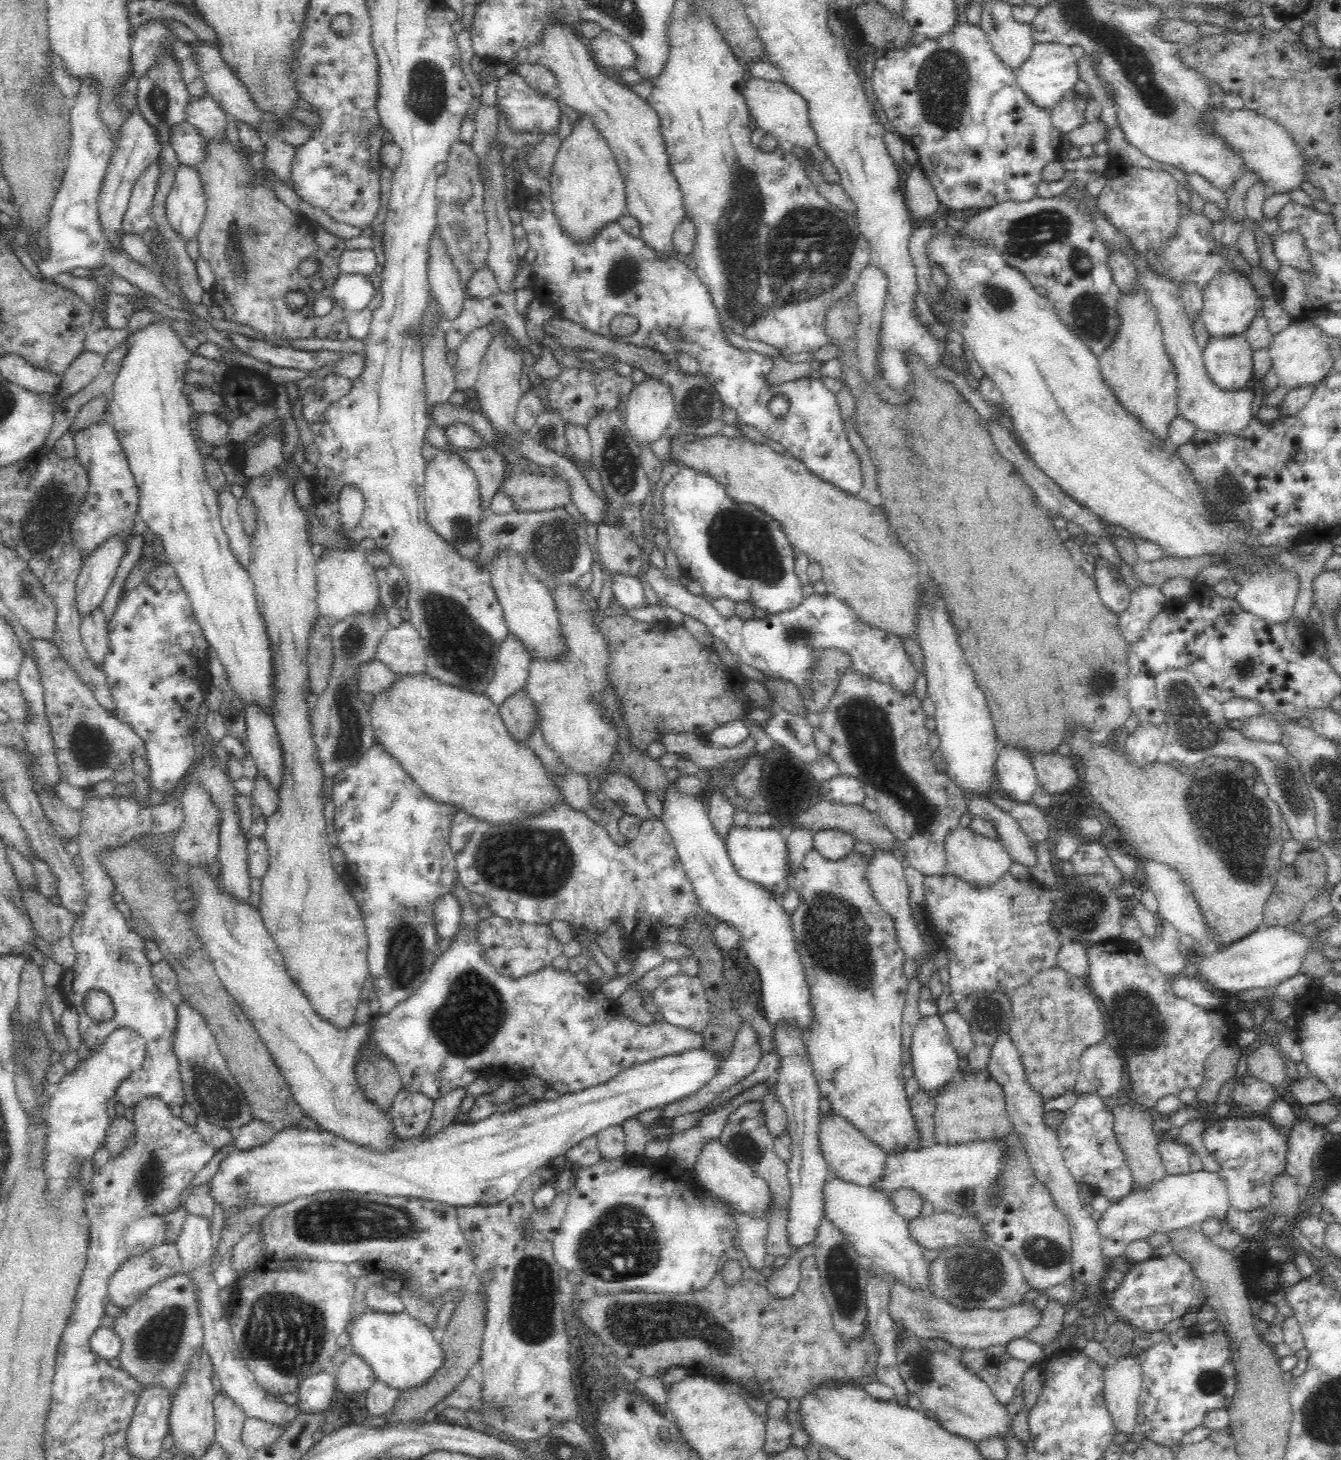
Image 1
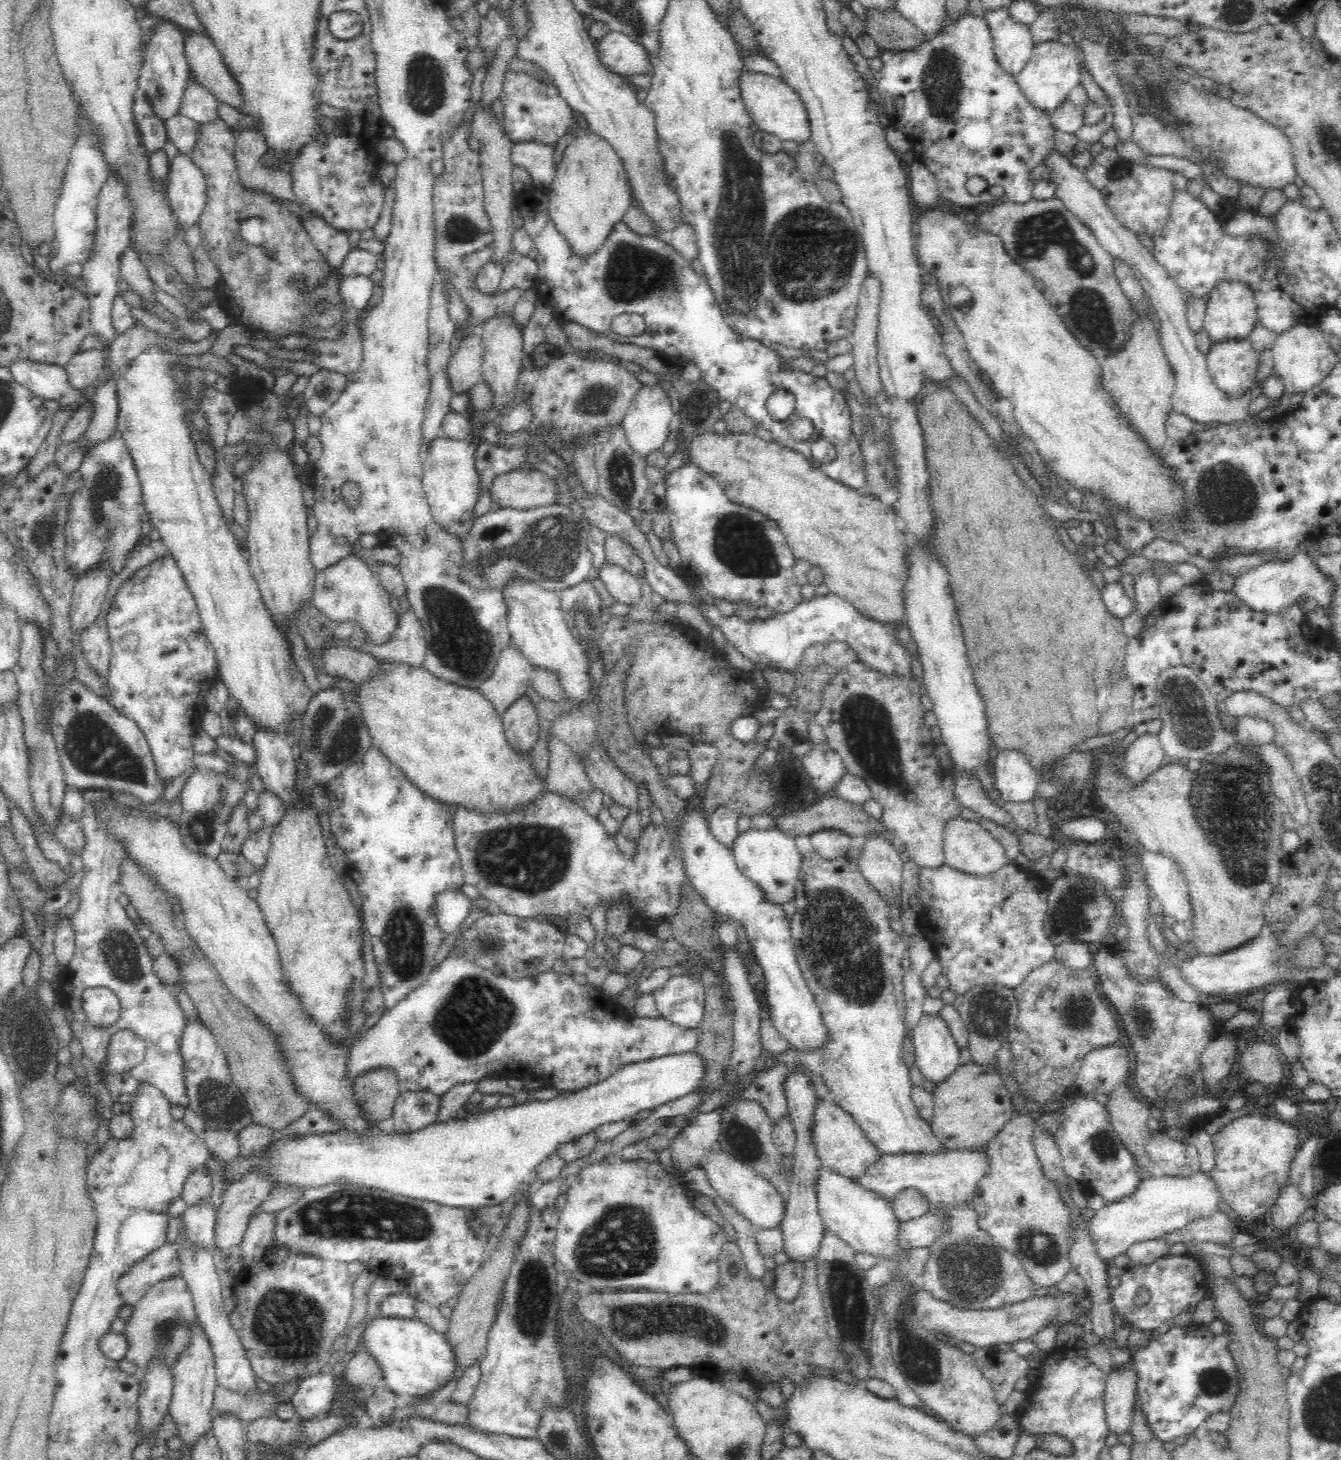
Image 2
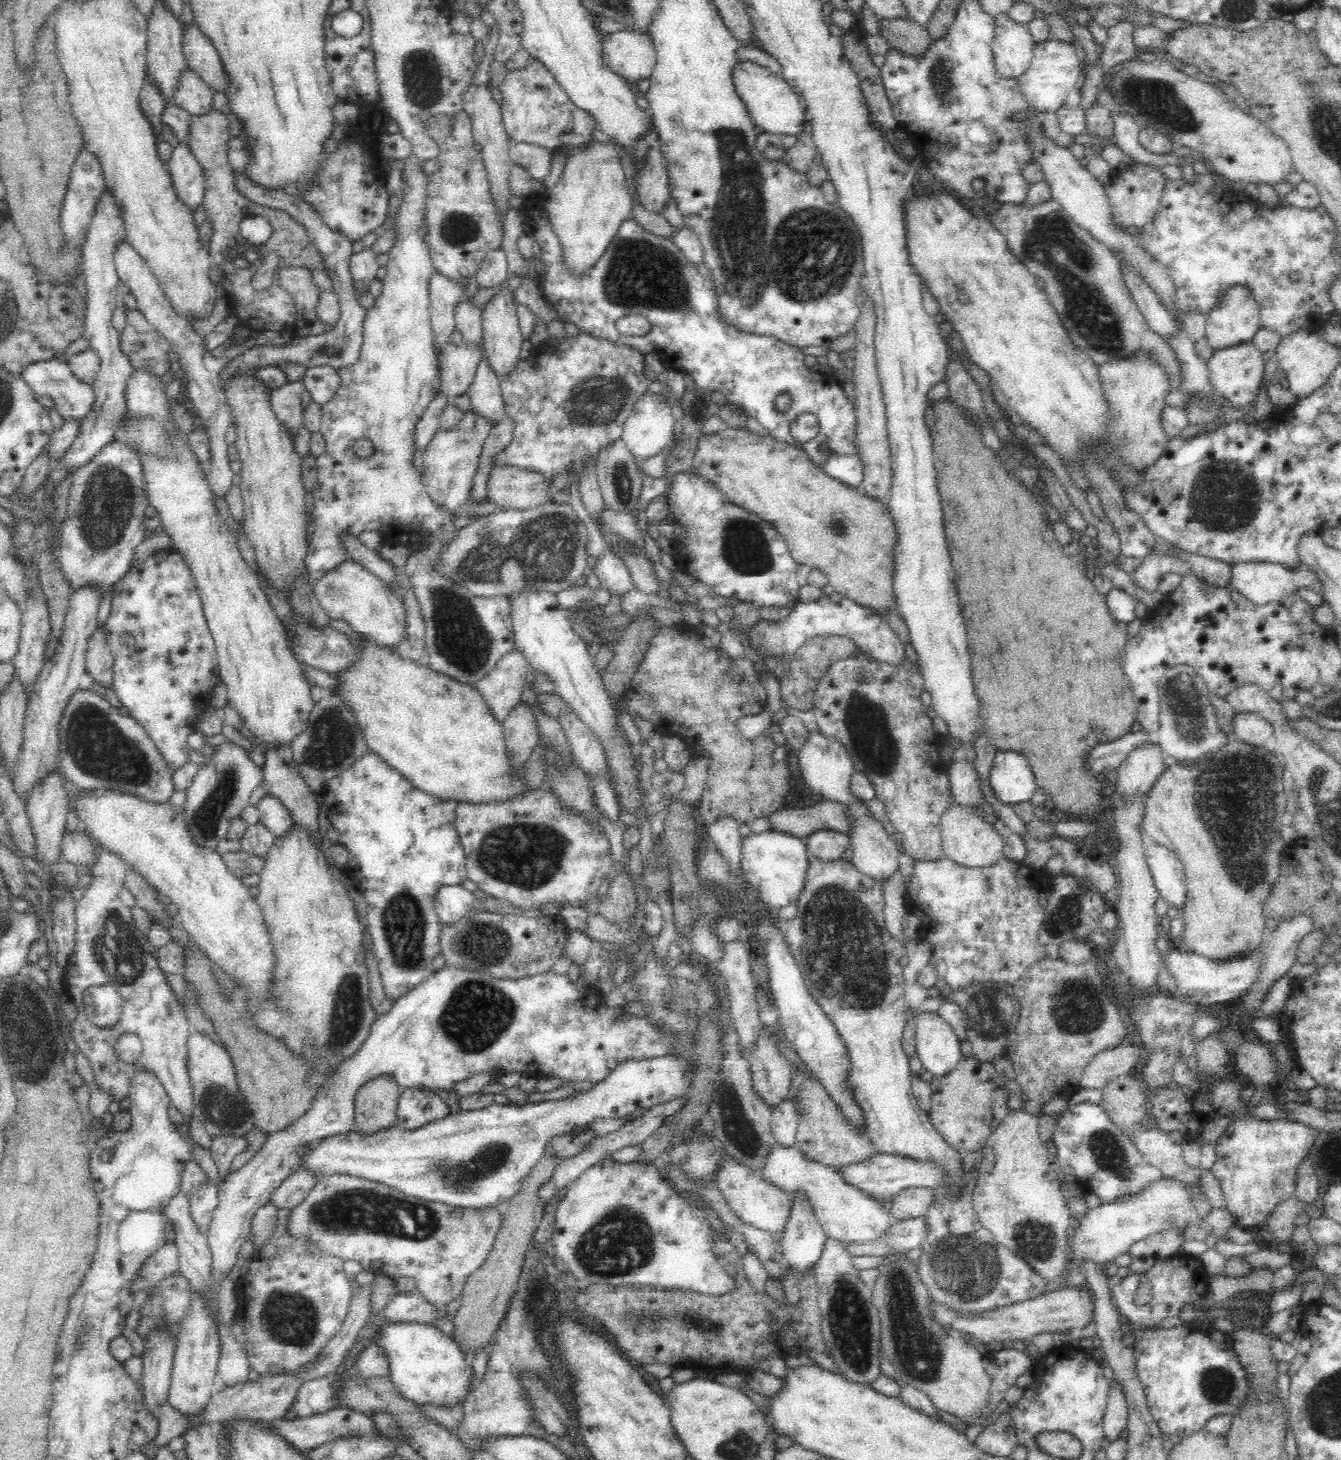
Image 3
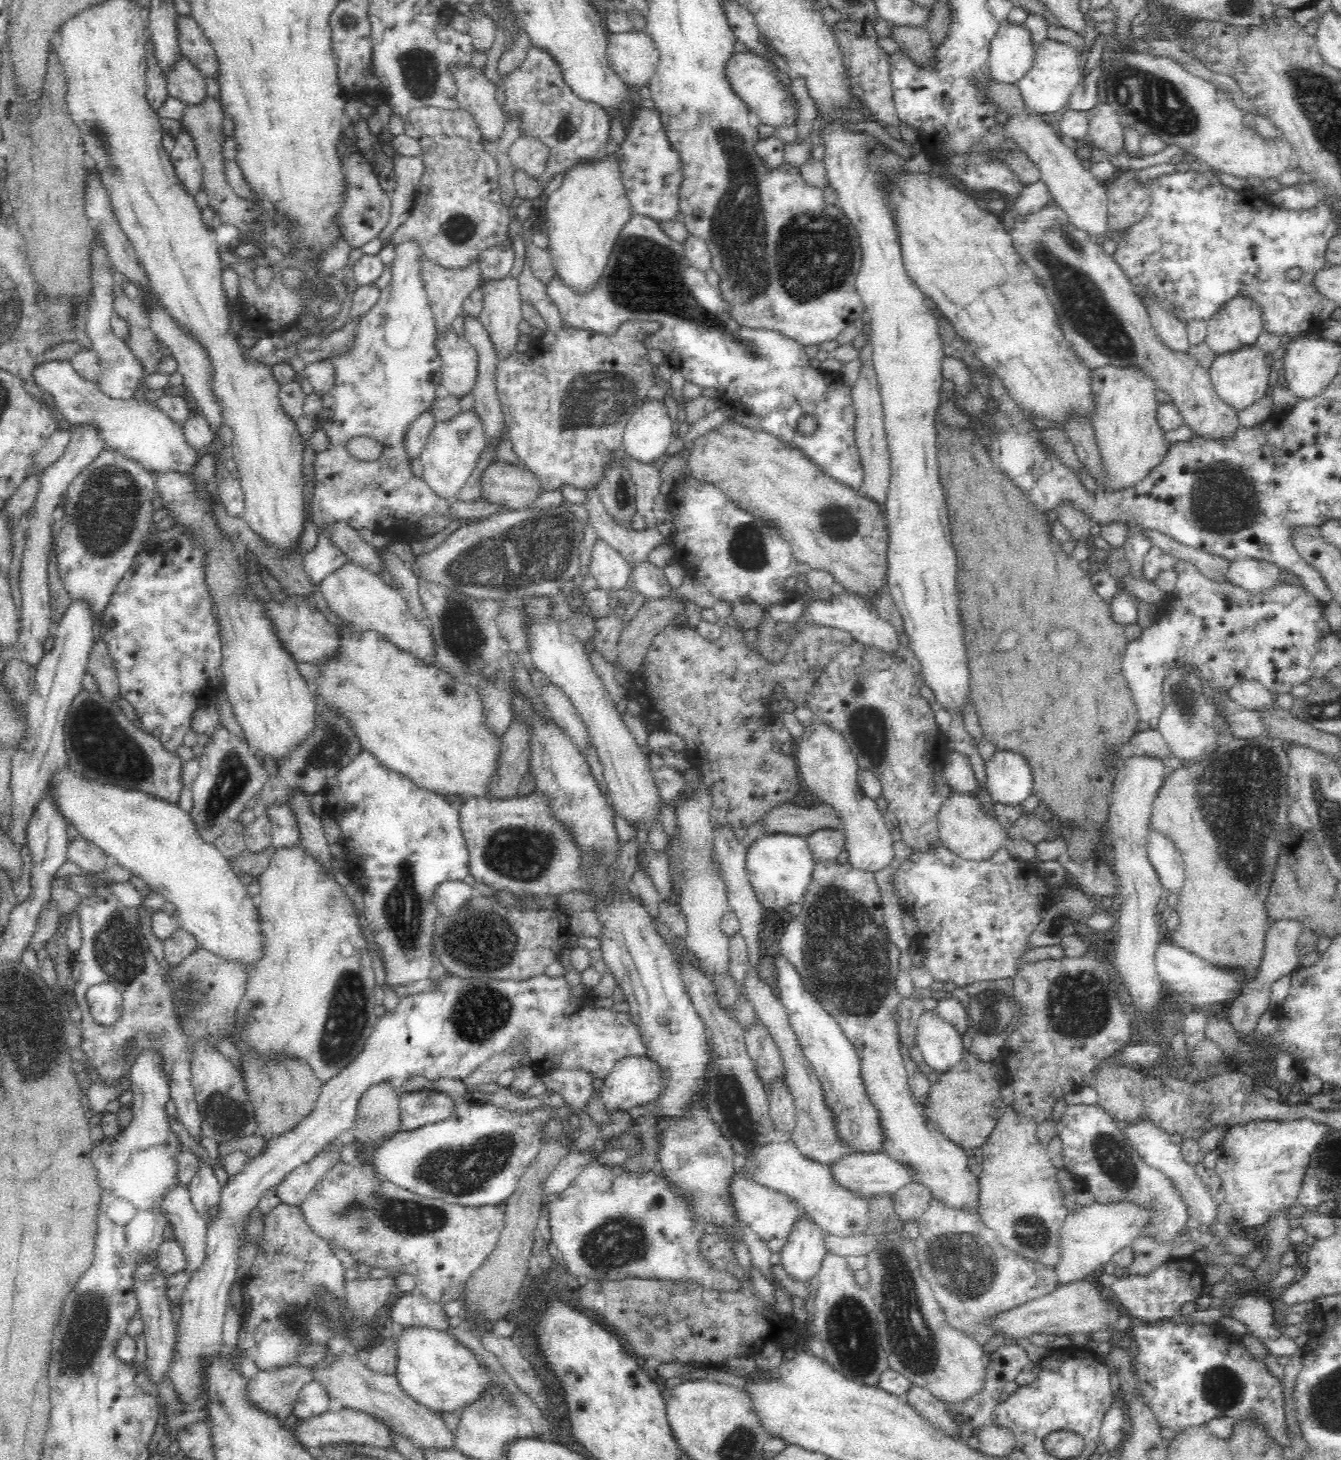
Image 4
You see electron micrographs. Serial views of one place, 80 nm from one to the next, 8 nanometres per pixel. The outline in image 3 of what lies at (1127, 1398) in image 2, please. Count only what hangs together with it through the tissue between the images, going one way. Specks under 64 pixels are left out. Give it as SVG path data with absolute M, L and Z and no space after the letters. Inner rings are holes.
M1117 1382L1110 1386L1107 1408L1103 1417L1105 1440L1114 1443L1120 1439L1128 1425L1128 1406L1126 1397Z

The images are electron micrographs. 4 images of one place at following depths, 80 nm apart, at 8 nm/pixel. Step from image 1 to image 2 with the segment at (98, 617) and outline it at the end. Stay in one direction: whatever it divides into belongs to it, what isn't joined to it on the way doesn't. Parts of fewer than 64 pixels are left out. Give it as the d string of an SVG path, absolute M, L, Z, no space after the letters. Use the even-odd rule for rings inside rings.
M101 613L90 629L80 634L80 645L86 664L100 678L107 679L110 670L111 644L106 621L106 615Z

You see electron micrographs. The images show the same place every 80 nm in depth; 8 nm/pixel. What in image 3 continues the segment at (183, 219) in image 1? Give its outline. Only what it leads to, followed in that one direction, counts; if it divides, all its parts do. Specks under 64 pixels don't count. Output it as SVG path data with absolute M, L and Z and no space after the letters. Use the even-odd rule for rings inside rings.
M187 141L178 142L172 149L167 167L178 196L195 212L196 208L202 204L205 180L202 167Z

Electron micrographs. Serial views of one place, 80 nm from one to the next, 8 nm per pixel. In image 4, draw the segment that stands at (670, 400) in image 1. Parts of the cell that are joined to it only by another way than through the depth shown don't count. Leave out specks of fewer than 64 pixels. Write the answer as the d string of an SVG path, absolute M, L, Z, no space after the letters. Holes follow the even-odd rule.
M648 400L632 414L625 426L625 451L634 461L644 465L665 459L672 437L671 424L671 417L662 401Z

